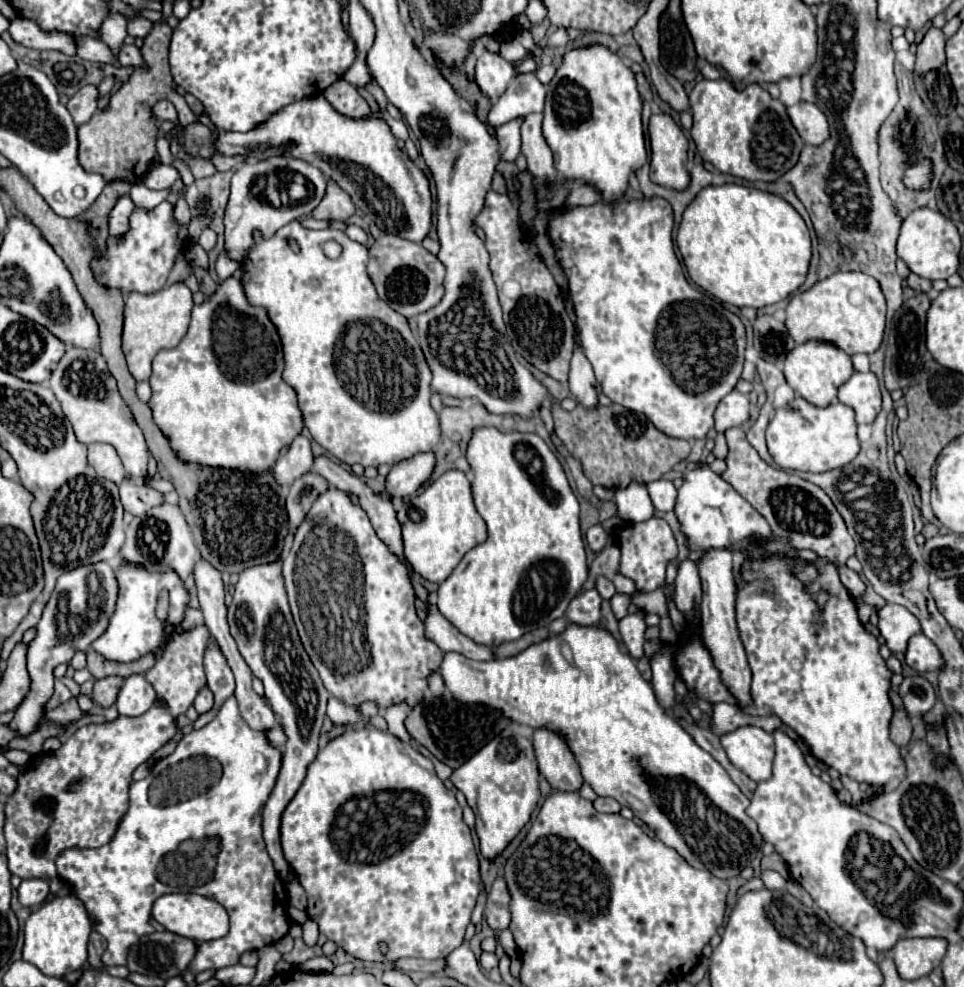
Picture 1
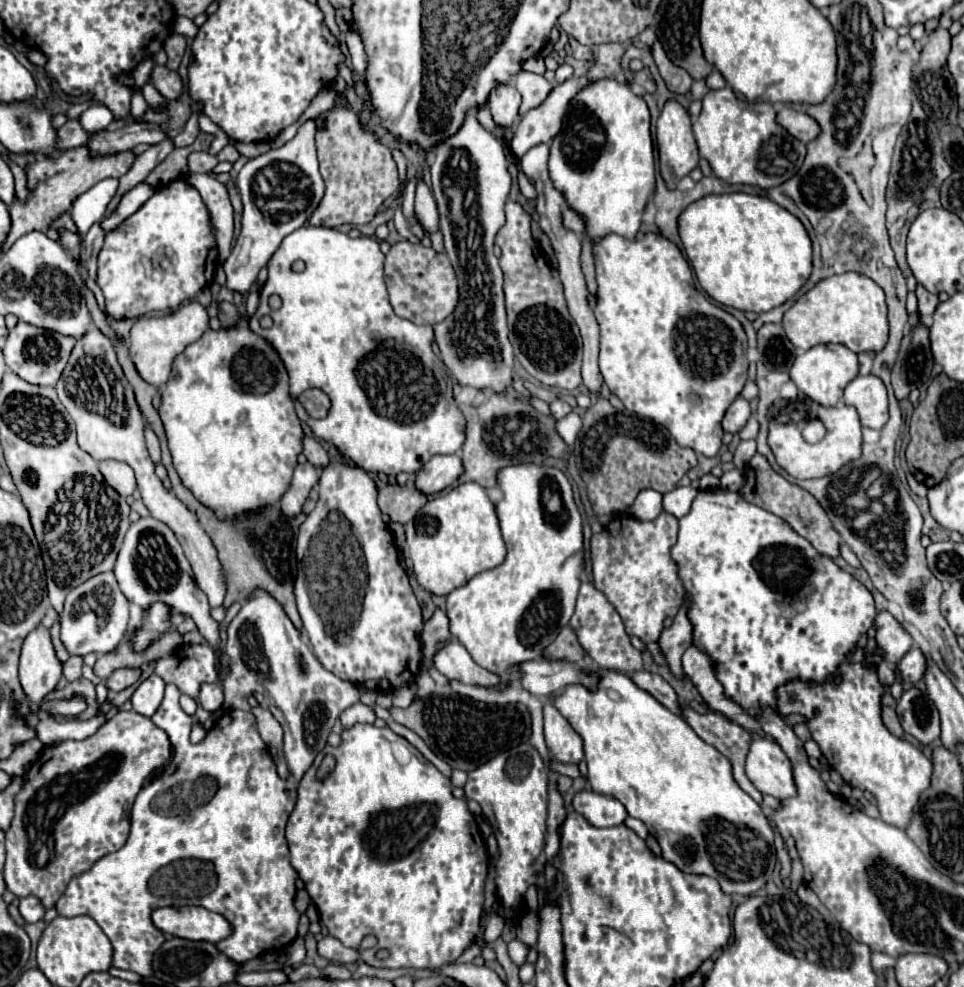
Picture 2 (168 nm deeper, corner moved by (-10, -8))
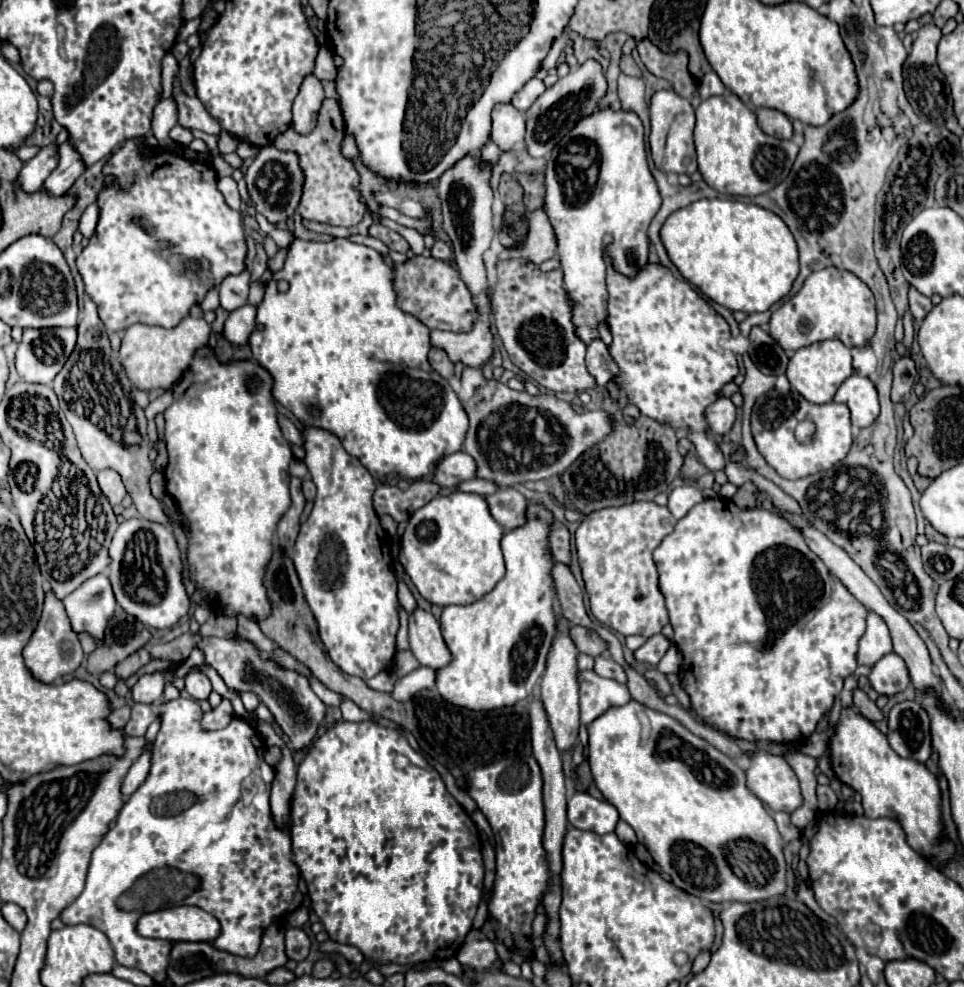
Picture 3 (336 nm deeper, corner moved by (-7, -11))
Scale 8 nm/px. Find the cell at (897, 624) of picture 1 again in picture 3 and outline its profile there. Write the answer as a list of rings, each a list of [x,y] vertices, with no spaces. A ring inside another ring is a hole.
[[[868,612],[866,624],[868,624],[868,628],[866,628],[866,634],[860,638],[856,660],[858,660],[858,664],[872,666],[884,654],[892,652],[892,640],[888,636],[888,626],[874,612]]]

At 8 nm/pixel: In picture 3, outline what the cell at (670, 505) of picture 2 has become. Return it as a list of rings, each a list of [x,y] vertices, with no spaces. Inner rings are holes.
[[[680,486],[680,488],[674,488],[668,494],[668,510],[678,520],[678,518],[684,518],[700,500],[704,500],[700,488],[696,488],[696,486]]]

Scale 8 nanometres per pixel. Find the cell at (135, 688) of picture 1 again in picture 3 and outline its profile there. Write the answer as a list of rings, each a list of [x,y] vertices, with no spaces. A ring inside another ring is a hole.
[[[152,672],[152,674],[140,676],[132,688],[134,702],[152,704],[152,702],[160,700],[160,696],[164,692],[164,684],[166,684],[166,678],[162,672]]]

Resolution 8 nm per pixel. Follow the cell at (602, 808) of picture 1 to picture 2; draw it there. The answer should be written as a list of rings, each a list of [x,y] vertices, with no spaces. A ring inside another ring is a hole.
[[[581,791],[573,799],[573,807],[587,817],[595,827],[615,827],[627,817],[627,809],[613,797],[599,795],[593,791]]]

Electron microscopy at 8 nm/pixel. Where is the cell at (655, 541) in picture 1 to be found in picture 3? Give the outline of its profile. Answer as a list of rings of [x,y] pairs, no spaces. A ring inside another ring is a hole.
[[[656,502],[604,508],[588,514],[574,534],[578,564],[590,598],[590,612],[600,624],[624,636],[642,634],[650,638],[668,624],[668,610],[658,590],[658,572],[652,560],[654,548],[676,526],[672,514],[666,512],[668,508],[656,506]]]

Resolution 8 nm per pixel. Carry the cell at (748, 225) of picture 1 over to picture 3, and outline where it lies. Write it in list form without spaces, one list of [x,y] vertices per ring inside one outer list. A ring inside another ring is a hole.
[[[702,198],[694,204],[672,212],[662,230],[662,244],[672,260],[672,264],[680,270],[680,274],[704,296],[714,300],[716,304],[728,310],[742,310],[746,314],[766,312],[774,302],[784,298],[792,282],[798,276],[798,248],[792,232],[784,224],[780,216],[770,210],[764,210],[754,204],[744,204],[740,200],[724,200],[724,198]]]

